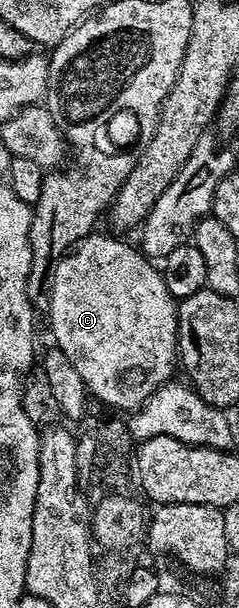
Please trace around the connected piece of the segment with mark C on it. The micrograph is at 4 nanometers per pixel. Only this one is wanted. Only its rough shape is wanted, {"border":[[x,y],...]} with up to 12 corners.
{"border":[[135,246],[53,266],[50,333],[91,398],[175,376],[178,306]]}

